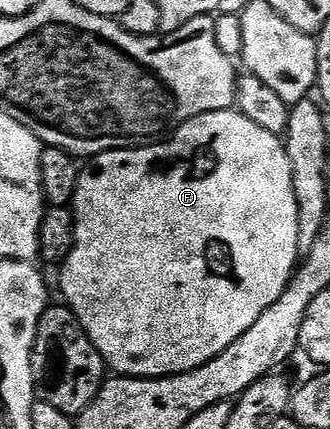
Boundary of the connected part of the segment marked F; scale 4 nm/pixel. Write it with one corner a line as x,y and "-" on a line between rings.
237,109
217,110
196,116
179,126
169,136
149,146
135,146
128,150
109,150
93,155
90,167
78,176
78,187
74,193
72,213
74,215
74,247
60,267
62,294
65,305
77,316
84,332
100,352
102,361
115,375
127,378
170,378
208,364
232,340
244,336
260,312
286,291
286,285
294,277
300,262
298,252
298,209
296,192
292,180
292,164
288,160
283,139
254,124
248,116

